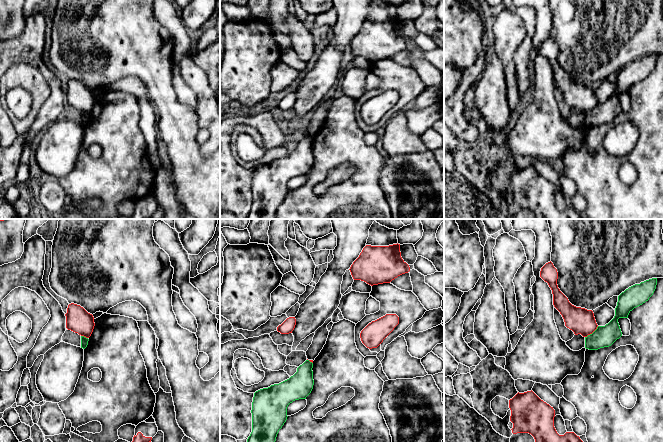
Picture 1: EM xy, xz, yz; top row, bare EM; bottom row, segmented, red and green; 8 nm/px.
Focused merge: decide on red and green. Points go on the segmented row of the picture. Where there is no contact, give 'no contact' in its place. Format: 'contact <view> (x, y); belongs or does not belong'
contact yz (591, 333); does not belong

